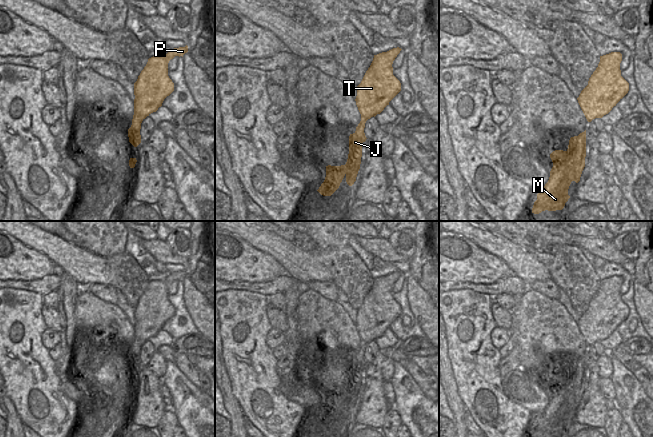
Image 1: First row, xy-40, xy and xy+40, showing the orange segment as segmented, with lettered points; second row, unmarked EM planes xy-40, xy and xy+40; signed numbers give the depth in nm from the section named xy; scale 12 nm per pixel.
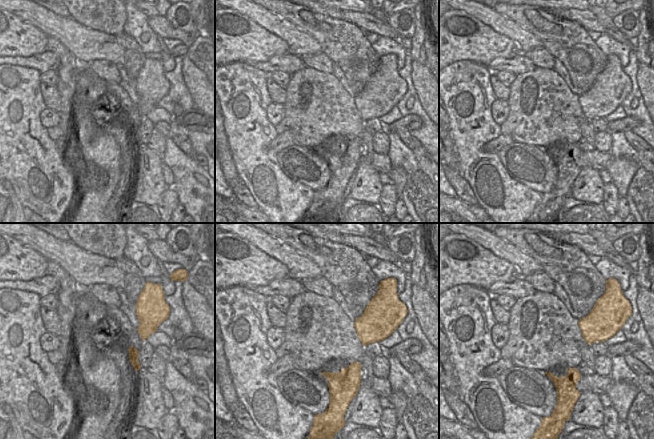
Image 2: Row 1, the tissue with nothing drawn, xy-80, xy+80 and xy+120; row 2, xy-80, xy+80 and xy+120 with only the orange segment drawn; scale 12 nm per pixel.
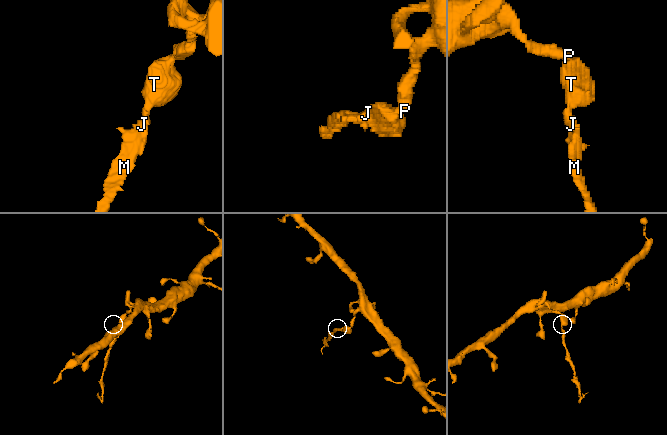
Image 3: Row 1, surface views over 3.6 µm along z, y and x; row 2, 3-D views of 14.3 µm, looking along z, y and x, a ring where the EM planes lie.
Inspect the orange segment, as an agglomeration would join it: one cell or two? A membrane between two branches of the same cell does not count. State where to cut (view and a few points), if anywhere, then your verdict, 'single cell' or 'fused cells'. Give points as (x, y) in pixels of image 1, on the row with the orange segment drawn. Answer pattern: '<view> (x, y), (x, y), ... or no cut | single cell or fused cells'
xy-40 (134, 114), (143, 118) | fused cells

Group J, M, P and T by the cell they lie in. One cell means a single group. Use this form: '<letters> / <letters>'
J M / P T

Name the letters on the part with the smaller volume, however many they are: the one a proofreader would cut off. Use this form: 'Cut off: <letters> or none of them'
Cut off: J, M

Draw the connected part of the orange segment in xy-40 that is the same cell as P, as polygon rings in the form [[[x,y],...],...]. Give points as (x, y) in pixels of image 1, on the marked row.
[[[188,46],[169,50],[165,56],[148,59],[134,83],[134,115],[145,119],[162,106],[164,99],[174,91],[174,83],[168,76],[168,63],[175,56],[188,52]]]

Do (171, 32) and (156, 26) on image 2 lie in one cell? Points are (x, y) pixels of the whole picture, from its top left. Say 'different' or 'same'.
same

